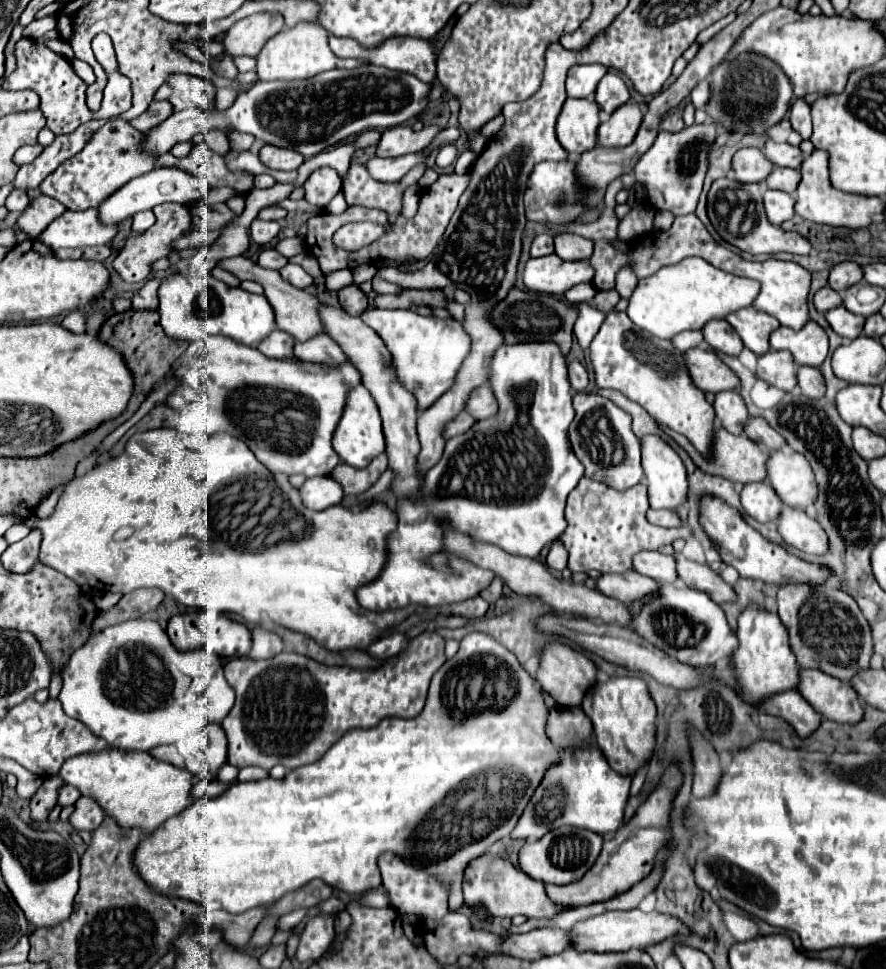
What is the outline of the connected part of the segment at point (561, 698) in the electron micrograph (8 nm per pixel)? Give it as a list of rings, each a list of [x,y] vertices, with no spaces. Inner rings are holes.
[[[554,641],[546,647],[542,655],[536,681],[560,707],[580,707],[586,695],[586,689],[596,685],[596,665],[588,657],[584,657],[580,651],[574,651],[568,645]]]

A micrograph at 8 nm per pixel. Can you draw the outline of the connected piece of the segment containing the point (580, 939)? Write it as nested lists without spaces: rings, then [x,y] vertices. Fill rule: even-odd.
[[[640,909],[630,911],[610,911],[598,917],[592,917],[588,921],[576,923],[572,929],[574,947],[578,951],[596,951],[596,953],[608,953],[608,951],[630,951],[630,949],[648,949],[652,945],[658,945],[670,937],[688,937],[692,931],[682,925],[682,921],[674,919],[672,915],[664,913],[642,913]]]

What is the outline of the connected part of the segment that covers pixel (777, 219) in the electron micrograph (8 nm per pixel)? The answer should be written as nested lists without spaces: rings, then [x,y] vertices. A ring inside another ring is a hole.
[[[764,191],[764,207],[772,225],[782,225],[794,217],[794,197],[782,191]]]

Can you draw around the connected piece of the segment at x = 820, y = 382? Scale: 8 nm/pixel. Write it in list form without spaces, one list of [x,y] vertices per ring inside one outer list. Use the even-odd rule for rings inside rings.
[[[804,365],[798,369],[798,387],[810,399],[822,399],[822,395],[826,393],[824,377],[822,377],[820,369],[816,369],[816,367]]]

